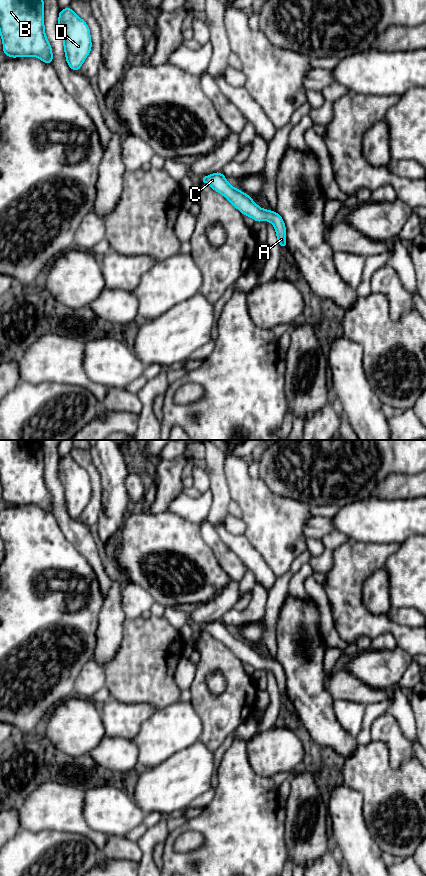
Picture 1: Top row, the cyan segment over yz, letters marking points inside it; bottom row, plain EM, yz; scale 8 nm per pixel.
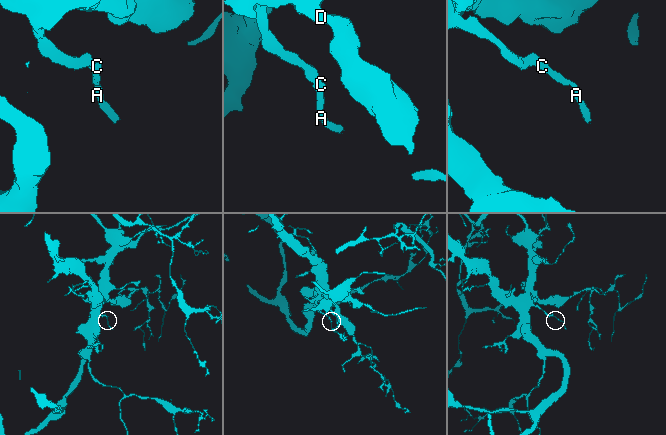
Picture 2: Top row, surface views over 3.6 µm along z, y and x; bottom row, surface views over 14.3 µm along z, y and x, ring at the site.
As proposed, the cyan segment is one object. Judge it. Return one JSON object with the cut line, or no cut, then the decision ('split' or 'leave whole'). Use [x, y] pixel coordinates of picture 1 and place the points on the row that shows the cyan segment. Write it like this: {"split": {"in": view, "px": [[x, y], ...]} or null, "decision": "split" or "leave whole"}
{"split": null, "decision": "leave whole"}

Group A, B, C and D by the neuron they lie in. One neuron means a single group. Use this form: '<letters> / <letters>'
A B C D

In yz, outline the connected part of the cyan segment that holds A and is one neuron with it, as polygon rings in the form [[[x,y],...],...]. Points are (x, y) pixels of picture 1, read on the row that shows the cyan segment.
[[[221,172],[200,178],[200,181],[208,184],[213,190],[222,194],[243,215],[253,218],[256,222],[269,221],[276,230],[276,236],[280,247],[287,247],[286,227],[282,217],[277,212],[260,208],[249,195],[237,188],[233,188]]]

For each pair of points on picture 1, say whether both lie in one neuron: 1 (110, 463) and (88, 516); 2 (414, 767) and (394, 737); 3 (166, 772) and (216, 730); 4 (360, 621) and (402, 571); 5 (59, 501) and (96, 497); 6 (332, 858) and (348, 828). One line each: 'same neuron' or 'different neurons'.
1: different neurons
2: different neurons
3: different neurons
4: different neurons
5: different neurons
6: different neurons

